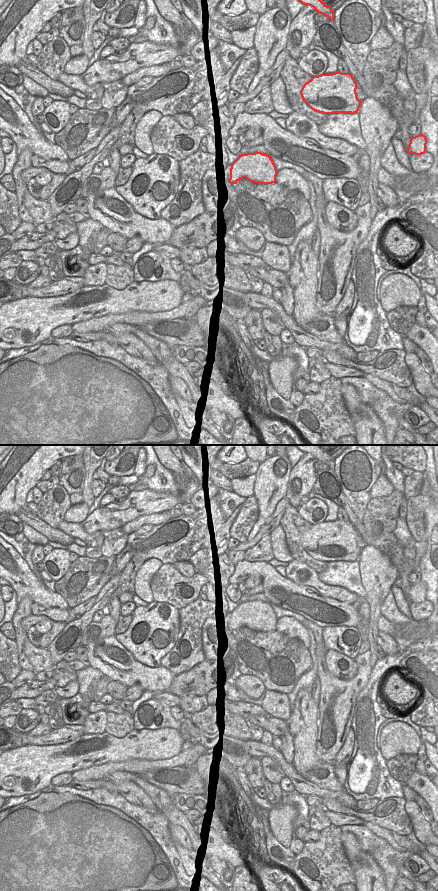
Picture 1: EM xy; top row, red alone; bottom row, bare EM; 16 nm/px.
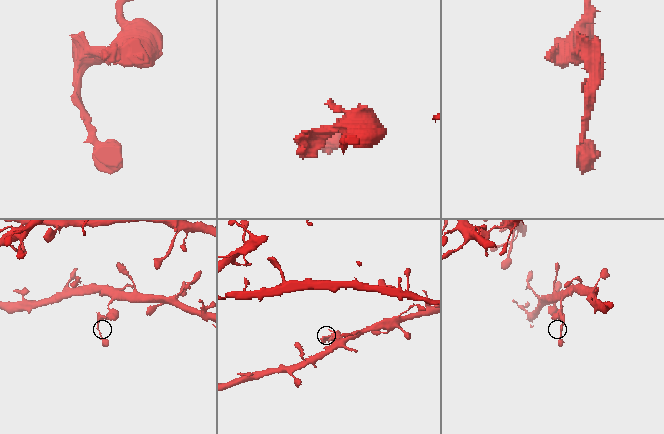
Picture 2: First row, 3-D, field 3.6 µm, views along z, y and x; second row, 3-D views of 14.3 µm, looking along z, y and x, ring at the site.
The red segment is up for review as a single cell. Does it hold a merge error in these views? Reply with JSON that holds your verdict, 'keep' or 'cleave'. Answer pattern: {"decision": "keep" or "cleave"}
{"decision": "cleave"}

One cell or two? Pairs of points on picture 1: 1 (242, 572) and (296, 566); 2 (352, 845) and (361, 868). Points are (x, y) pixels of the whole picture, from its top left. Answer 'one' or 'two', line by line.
1: two
2: one

